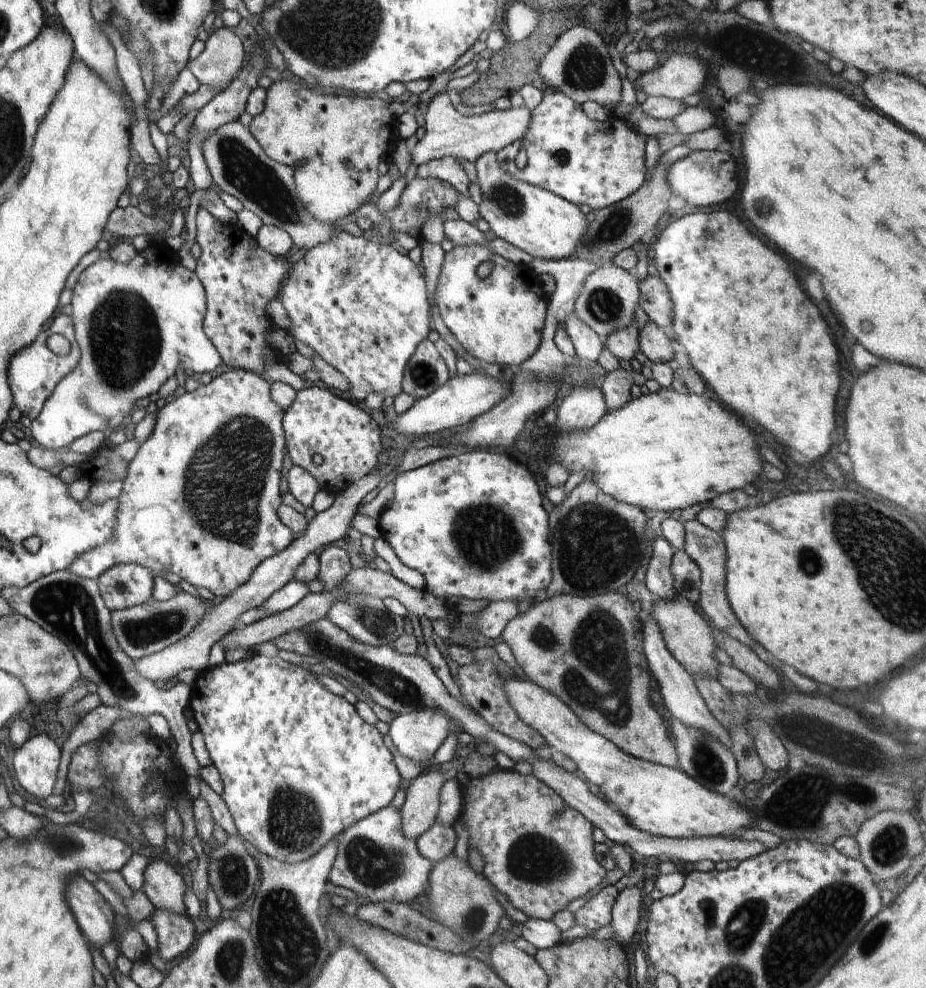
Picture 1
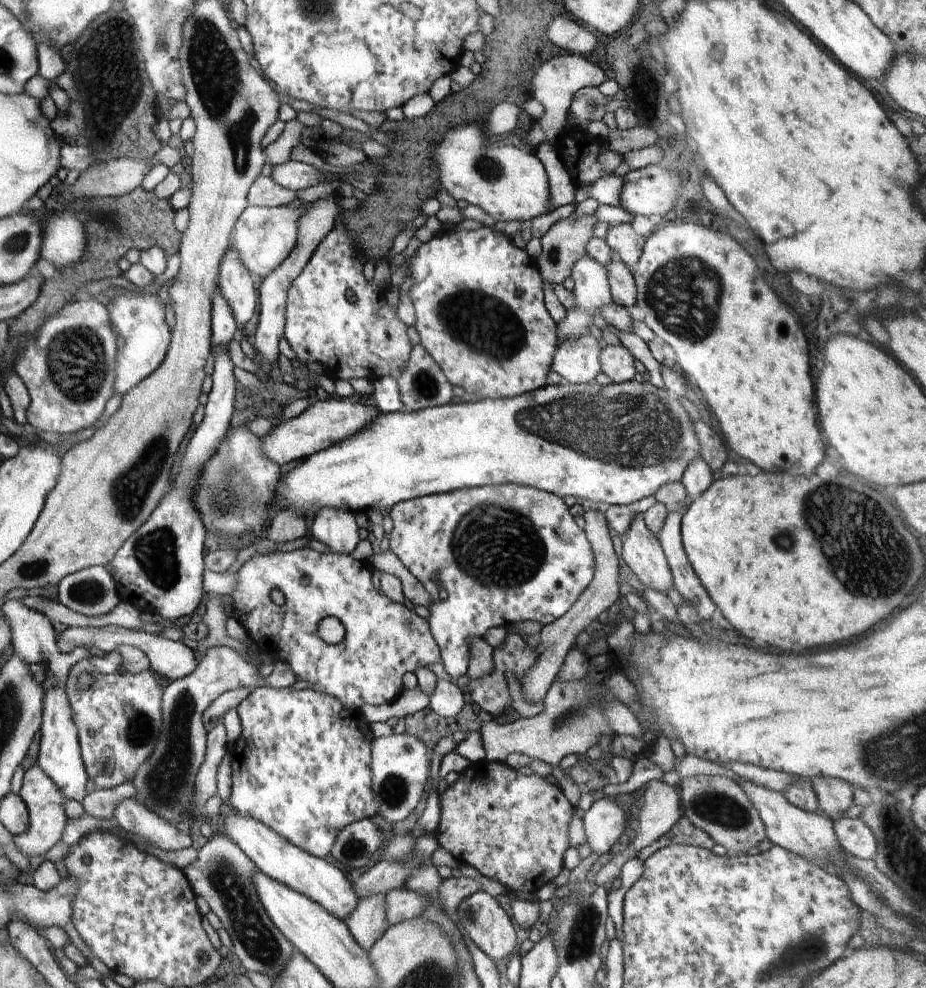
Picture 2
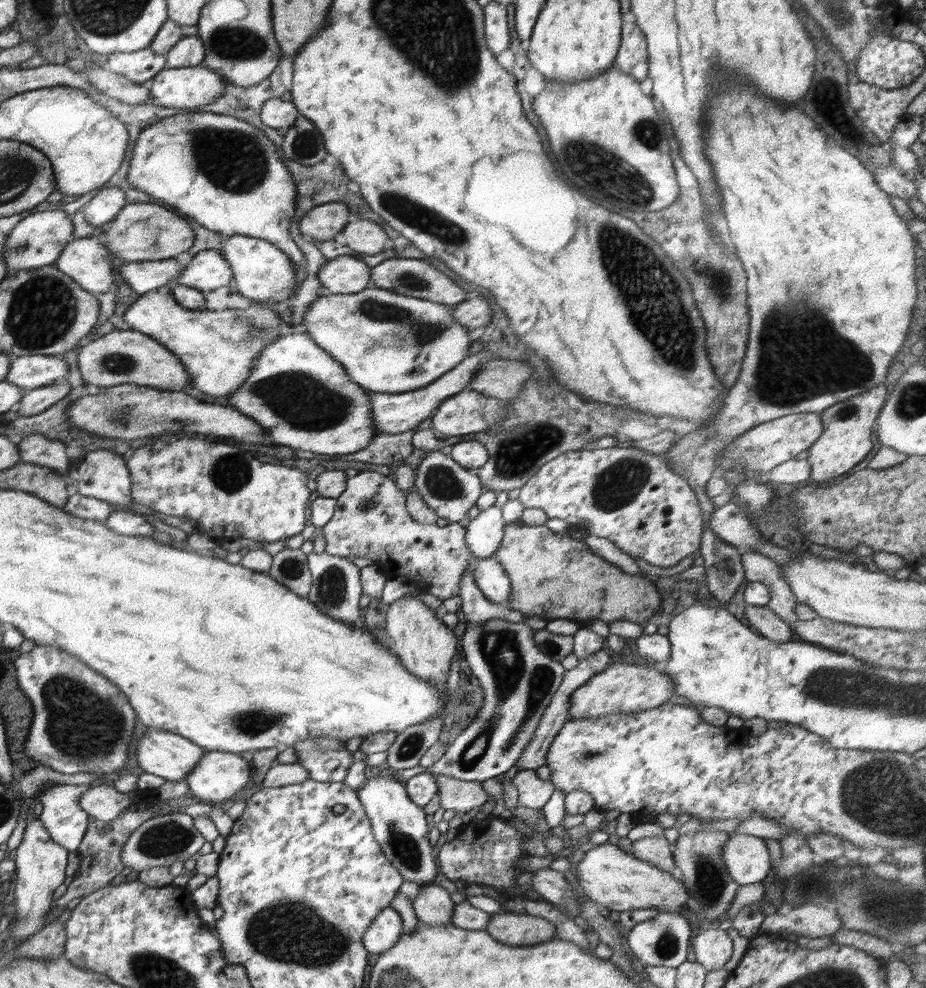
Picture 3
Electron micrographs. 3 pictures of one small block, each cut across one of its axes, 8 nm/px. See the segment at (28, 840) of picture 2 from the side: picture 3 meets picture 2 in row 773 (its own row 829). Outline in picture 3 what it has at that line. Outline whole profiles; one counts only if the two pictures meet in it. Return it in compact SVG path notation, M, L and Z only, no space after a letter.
M34 820L34 822L26 825L23 839L12 855L16 867L16 889L14 893L16 896L16 900L14 900L16 913L11 919L13 924L10 926L8 937L12 938L17 946L20 946L46 927L46 916L48 916L52 902L54 902L54 890L60 884L64 884L65 881L64 870L68 864L68 850L52 840L51 834L40 820Z

